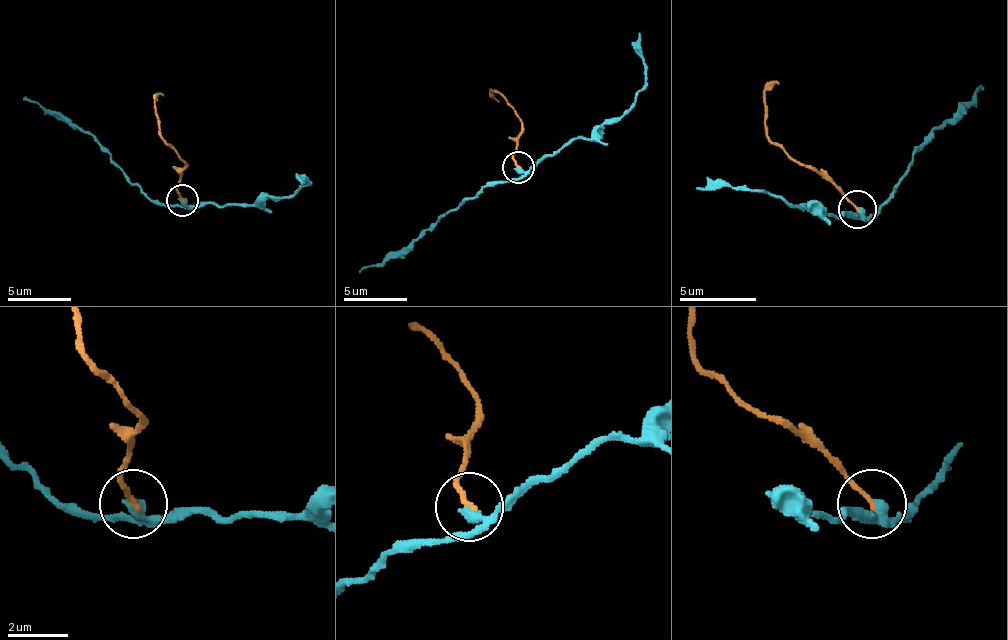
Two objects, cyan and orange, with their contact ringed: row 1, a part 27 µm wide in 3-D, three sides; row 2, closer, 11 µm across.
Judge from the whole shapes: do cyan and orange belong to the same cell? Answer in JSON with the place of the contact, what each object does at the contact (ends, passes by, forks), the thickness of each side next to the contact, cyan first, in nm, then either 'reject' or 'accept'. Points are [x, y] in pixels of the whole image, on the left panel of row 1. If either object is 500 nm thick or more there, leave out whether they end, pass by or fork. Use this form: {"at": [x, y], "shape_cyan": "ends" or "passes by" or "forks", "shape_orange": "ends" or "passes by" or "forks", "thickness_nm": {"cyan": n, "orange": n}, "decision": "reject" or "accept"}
{"at": [182, 200], "shape_cyan": "passes by", "shape_orange": "ends", "thickness_nm": {"cyan": 260, "orange": 180}, "decision": "reject"}

